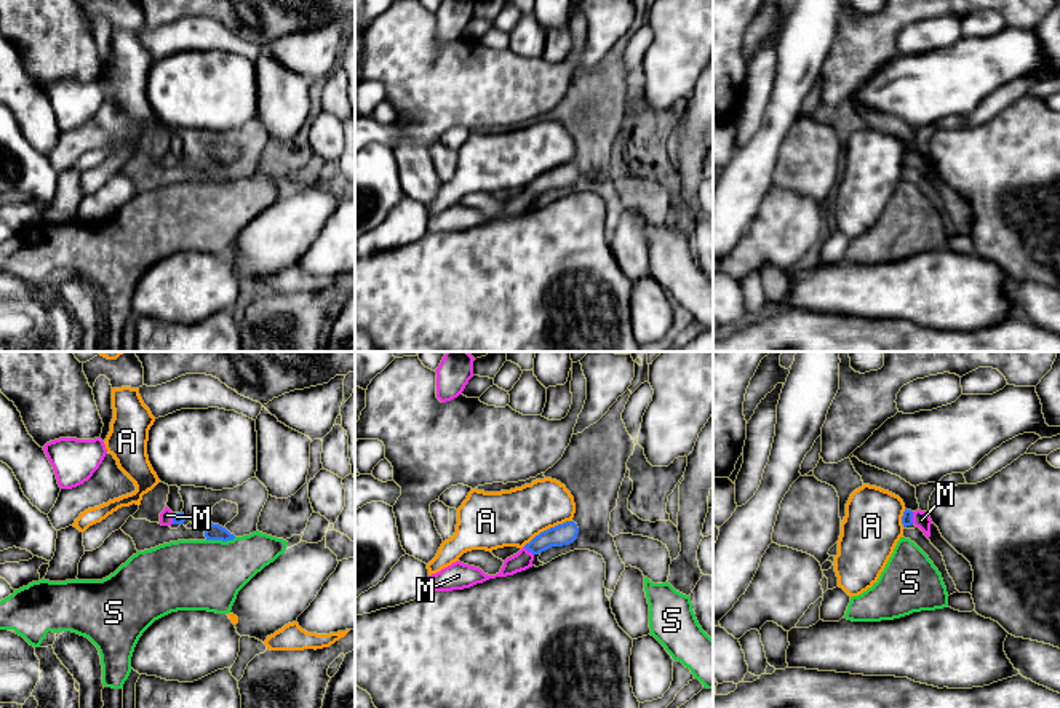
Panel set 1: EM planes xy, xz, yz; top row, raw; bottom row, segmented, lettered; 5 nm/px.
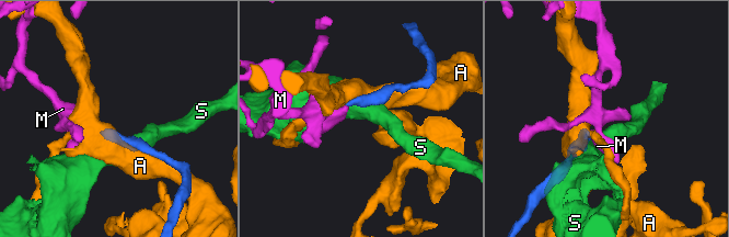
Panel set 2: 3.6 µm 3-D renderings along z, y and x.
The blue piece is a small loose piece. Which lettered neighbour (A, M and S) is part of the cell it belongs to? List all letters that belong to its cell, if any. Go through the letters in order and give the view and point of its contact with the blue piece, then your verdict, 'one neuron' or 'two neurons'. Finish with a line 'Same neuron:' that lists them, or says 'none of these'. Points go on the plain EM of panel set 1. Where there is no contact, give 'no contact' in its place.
A: xz (547, 171) | two neurons
M: yz (912, 160) | one neuron
S: xy (221, 181) | two neurons
Same neuron: M

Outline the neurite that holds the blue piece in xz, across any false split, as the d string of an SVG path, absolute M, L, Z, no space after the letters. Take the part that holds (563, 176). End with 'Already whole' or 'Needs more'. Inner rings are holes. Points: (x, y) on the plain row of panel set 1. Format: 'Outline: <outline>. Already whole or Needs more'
Outline: M566 163L536 177L516 197L507 200L499 216L488 217L480 209L460 203L428 217L427 232L452 233L470 230L489 221L507 219L532 209L534 198L552 190L569 187L577 181L579 169L574 163Z. Needs more

